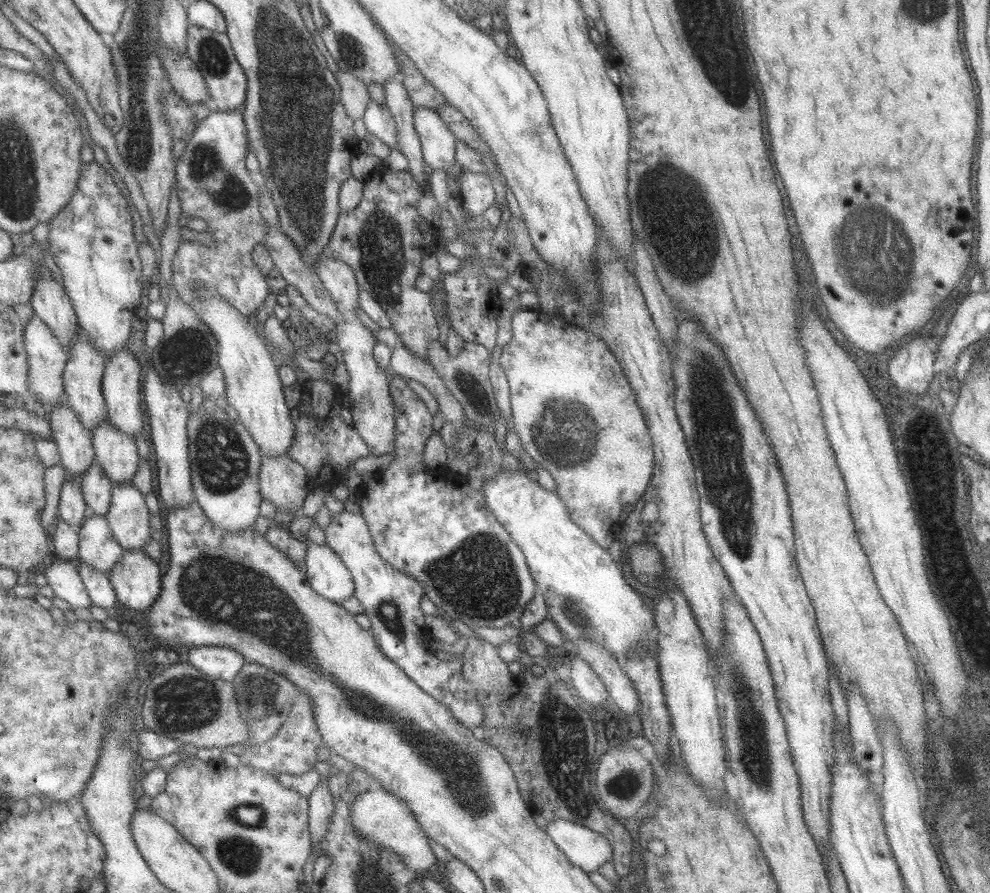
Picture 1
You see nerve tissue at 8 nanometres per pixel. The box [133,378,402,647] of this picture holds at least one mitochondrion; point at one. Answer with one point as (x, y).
(223, 459)

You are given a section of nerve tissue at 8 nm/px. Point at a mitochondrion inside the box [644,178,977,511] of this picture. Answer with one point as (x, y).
(883, 241)

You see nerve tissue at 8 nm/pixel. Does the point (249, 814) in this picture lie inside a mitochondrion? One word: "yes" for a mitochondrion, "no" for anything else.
yes

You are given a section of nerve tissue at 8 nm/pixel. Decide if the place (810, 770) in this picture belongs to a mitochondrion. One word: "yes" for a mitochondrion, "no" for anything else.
no

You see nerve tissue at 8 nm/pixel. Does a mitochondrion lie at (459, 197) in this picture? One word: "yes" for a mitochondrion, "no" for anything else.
no

